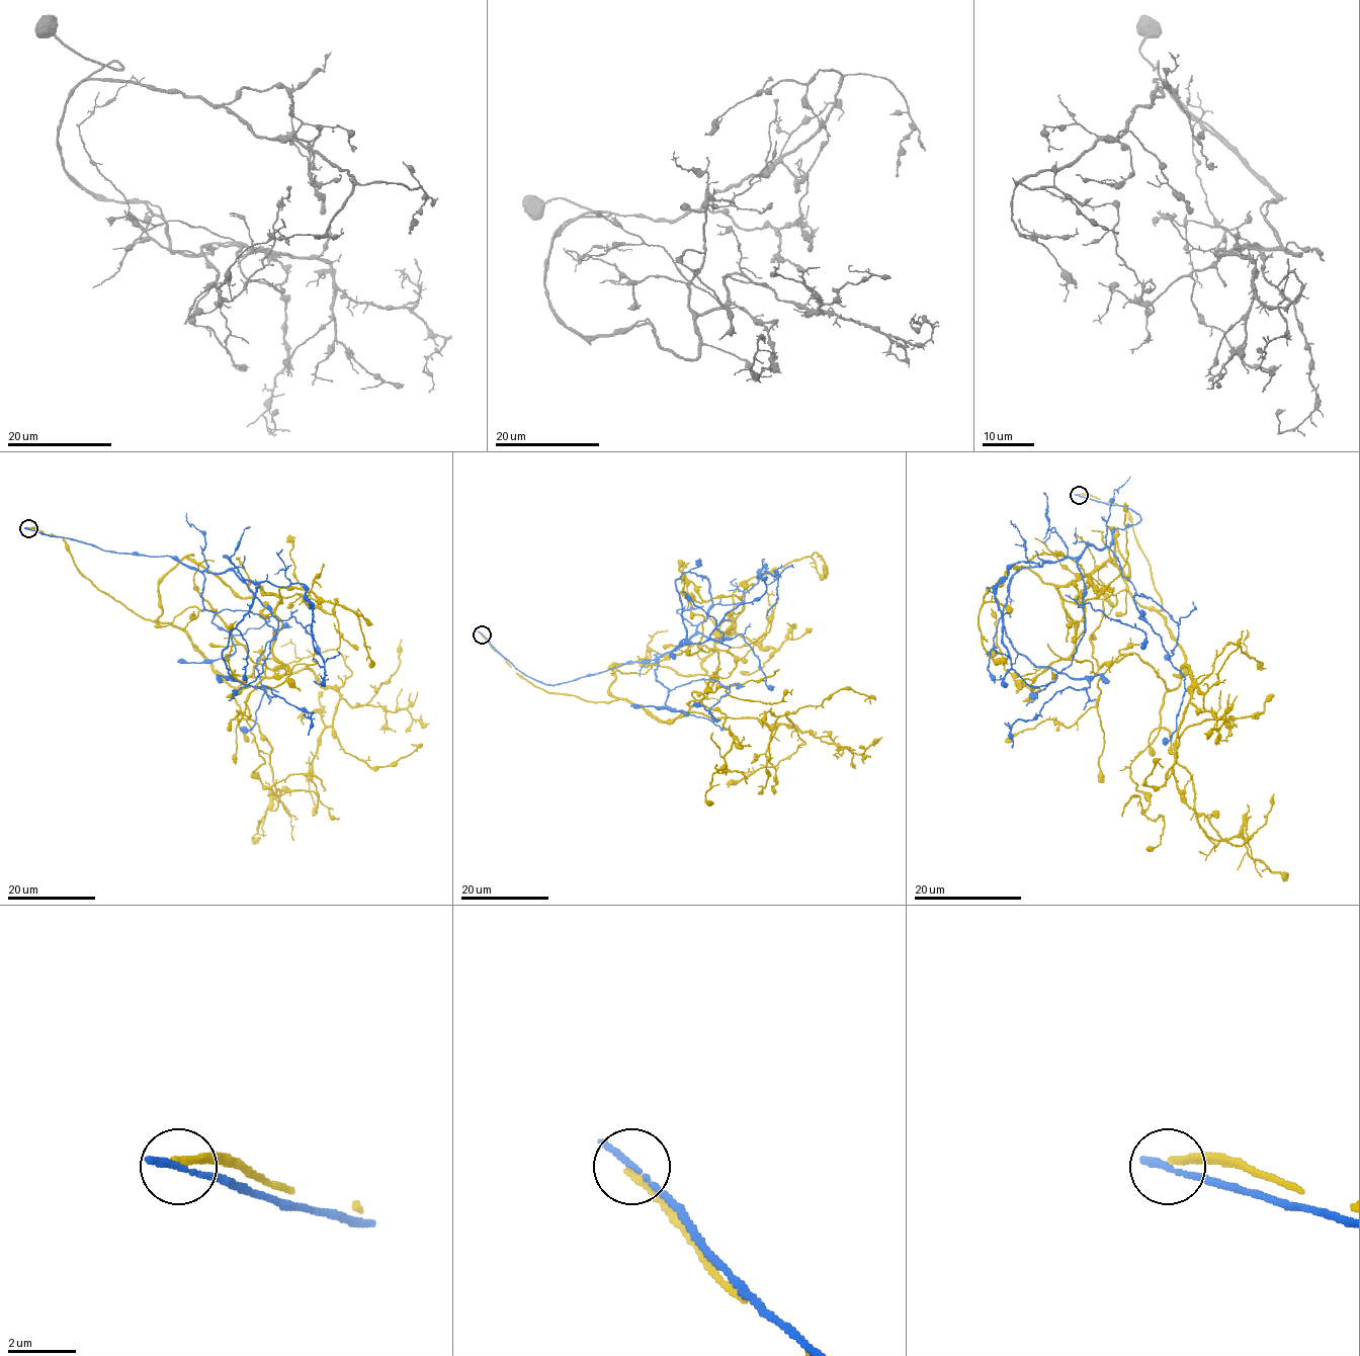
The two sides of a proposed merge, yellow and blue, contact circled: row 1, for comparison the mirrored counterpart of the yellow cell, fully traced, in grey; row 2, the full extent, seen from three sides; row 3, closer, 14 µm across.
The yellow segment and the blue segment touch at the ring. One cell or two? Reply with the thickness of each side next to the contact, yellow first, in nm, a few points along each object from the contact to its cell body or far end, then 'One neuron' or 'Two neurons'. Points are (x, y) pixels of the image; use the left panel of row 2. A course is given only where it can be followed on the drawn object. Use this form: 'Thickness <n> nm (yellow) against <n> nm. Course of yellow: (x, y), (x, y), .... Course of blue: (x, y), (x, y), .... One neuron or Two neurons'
Thickness 220 nm (yellow) against 220 nm. Course of yellow: (28, 528), (160, 622), (159, 582), (192, 555), (240, 596), (275, 594), (279, 685), (232, 674), (236, 620). Course of blue: (28, 529), (232, 570), (259, 585), (223, 659), (236, 681), (313, 712), (308, 735). Two neurons

